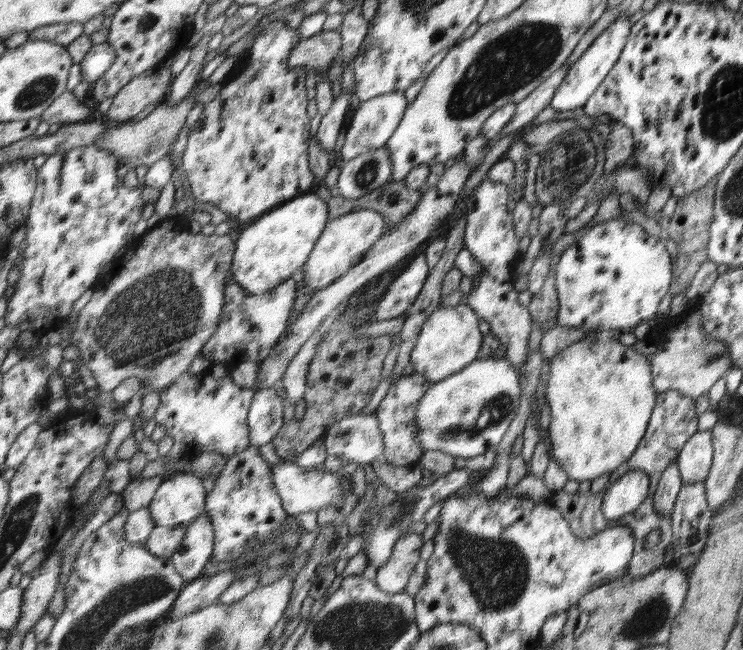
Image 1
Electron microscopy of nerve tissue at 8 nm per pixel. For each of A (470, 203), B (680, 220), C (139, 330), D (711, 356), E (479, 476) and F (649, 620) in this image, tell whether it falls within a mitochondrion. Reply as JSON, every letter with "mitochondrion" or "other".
{"A":"other","B":"other","C":"mitochondrion","D":"mitochondrion","E":"other","F":"mitochondrion"}

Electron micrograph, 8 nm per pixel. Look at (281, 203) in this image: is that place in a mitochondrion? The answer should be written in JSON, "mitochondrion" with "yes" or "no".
{"mitochondrion":"no"}

